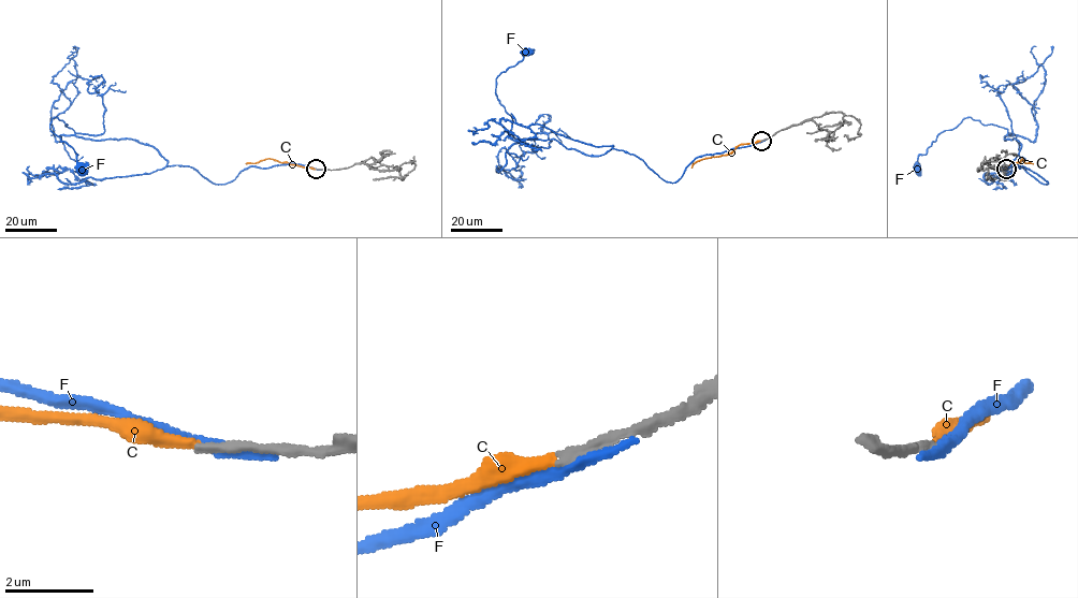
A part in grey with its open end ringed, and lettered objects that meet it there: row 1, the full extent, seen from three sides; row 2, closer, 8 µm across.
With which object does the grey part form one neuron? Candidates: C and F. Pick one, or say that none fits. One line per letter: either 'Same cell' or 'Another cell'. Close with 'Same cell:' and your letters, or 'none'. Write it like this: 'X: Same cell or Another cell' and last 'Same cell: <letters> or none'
C: Same cell
F: Another cell
Same cell: C

